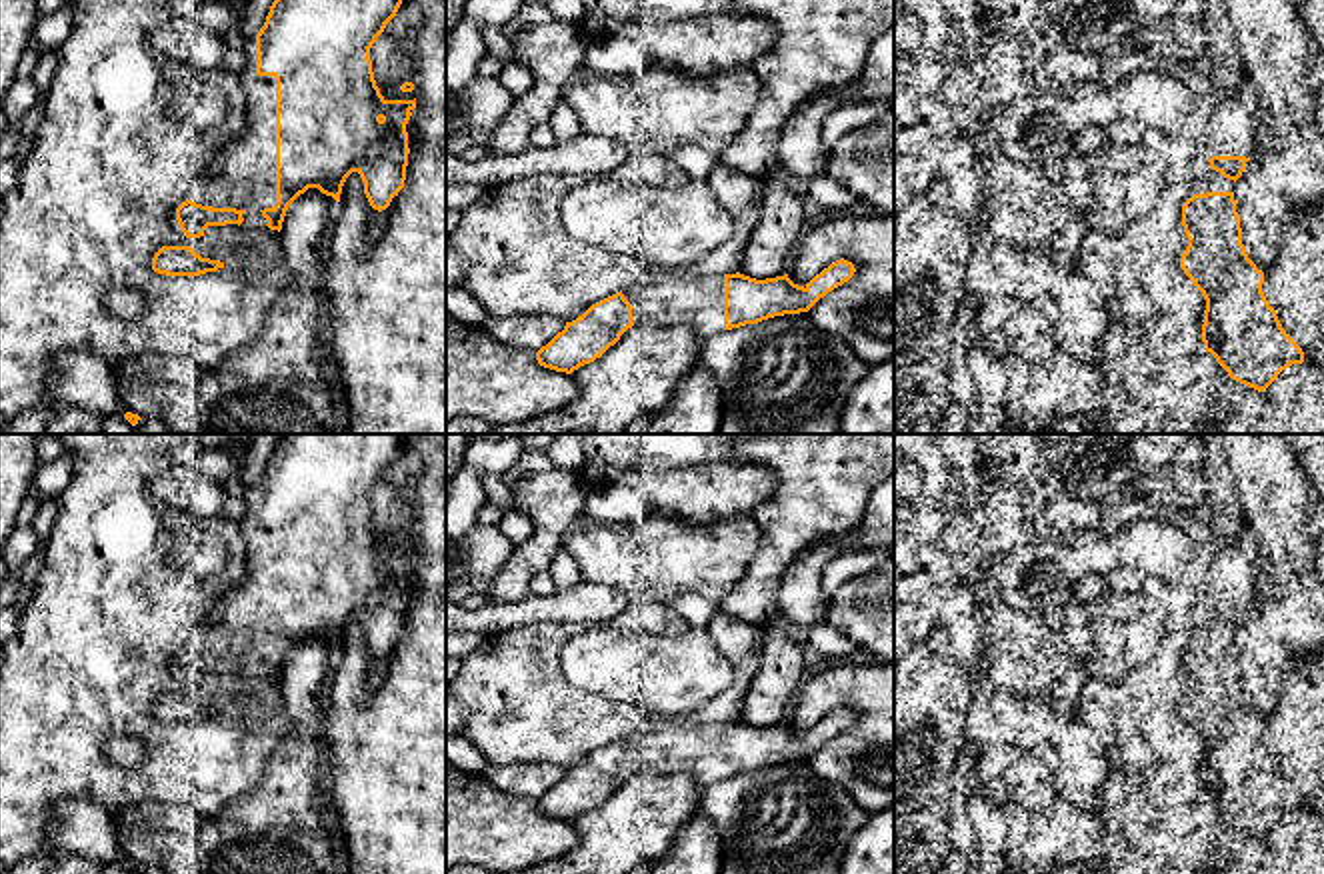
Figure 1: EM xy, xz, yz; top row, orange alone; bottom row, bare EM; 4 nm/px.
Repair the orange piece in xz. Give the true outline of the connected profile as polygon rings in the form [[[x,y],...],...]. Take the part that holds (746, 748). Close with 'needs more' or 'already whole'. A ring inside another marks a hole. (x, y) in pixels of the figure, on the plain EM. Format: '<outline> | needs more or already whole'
[[[840,706],[806,734],[798,734],[788,722],[756,728],[740,720],[698,724],[670,718],[592,752],[566,770],[564,778],[536,800],[536,808],[544,816],[572,822],[600,806],[636,772],[688,774],[704,790],[724,778],[808,760],[854,720],[854,712]]] | needs more

